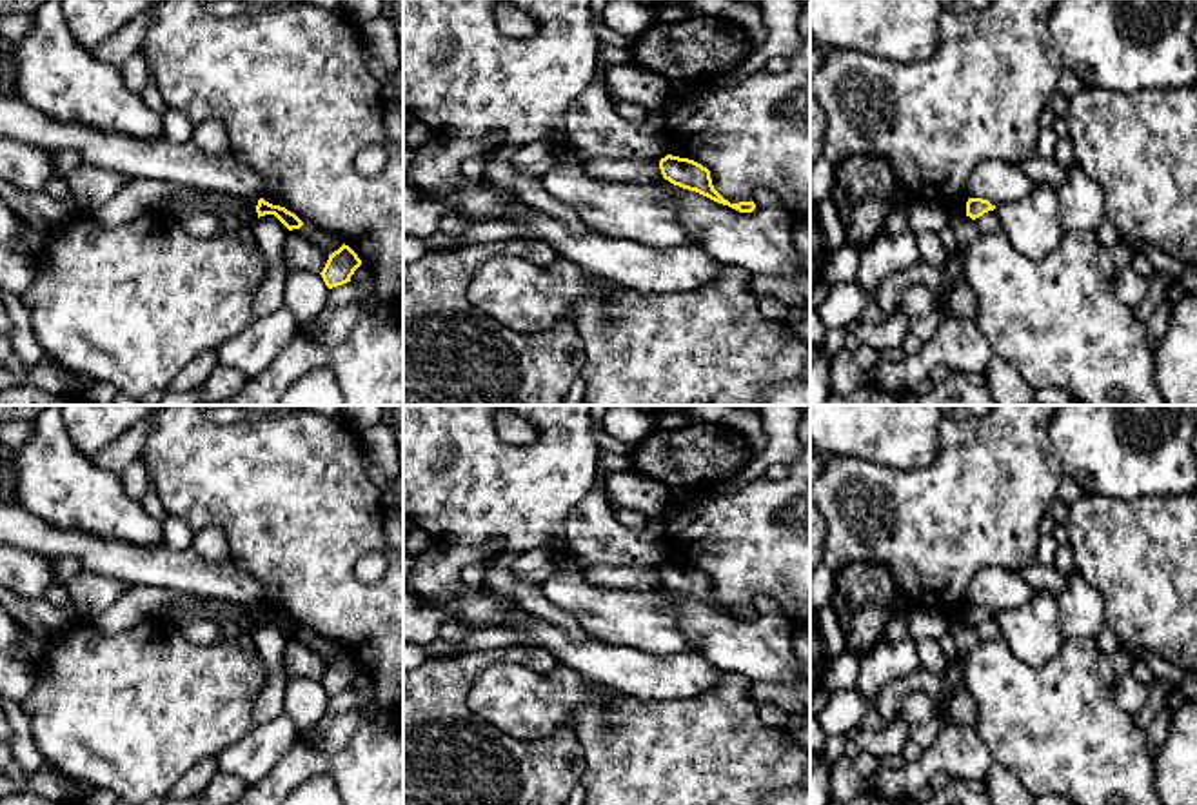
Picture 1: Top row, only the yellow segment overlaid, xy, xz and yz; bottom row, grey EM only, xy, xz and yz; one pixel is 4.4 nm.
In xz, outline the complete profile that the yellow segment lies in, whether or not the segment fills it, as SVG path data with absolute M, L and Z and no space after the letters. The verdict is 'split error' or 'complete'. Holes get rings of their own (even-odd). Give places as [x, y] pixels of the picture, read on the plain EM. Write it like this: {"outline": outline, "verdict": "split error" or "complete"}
{"outline": "M667 562L659 567L659 576L665 587L688 598L696 598L717 611L728 612L739 620L752 620L756 616L754 609L730 611L725 607L712 592L710 578L701 571Z", "verdict": "complete"}

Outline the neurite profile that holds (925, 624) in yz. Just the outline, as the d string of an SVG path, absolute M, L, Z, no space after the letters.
M917 607L908 616L908 627L915 641L939 640L948 632L950 621L939 609Z

